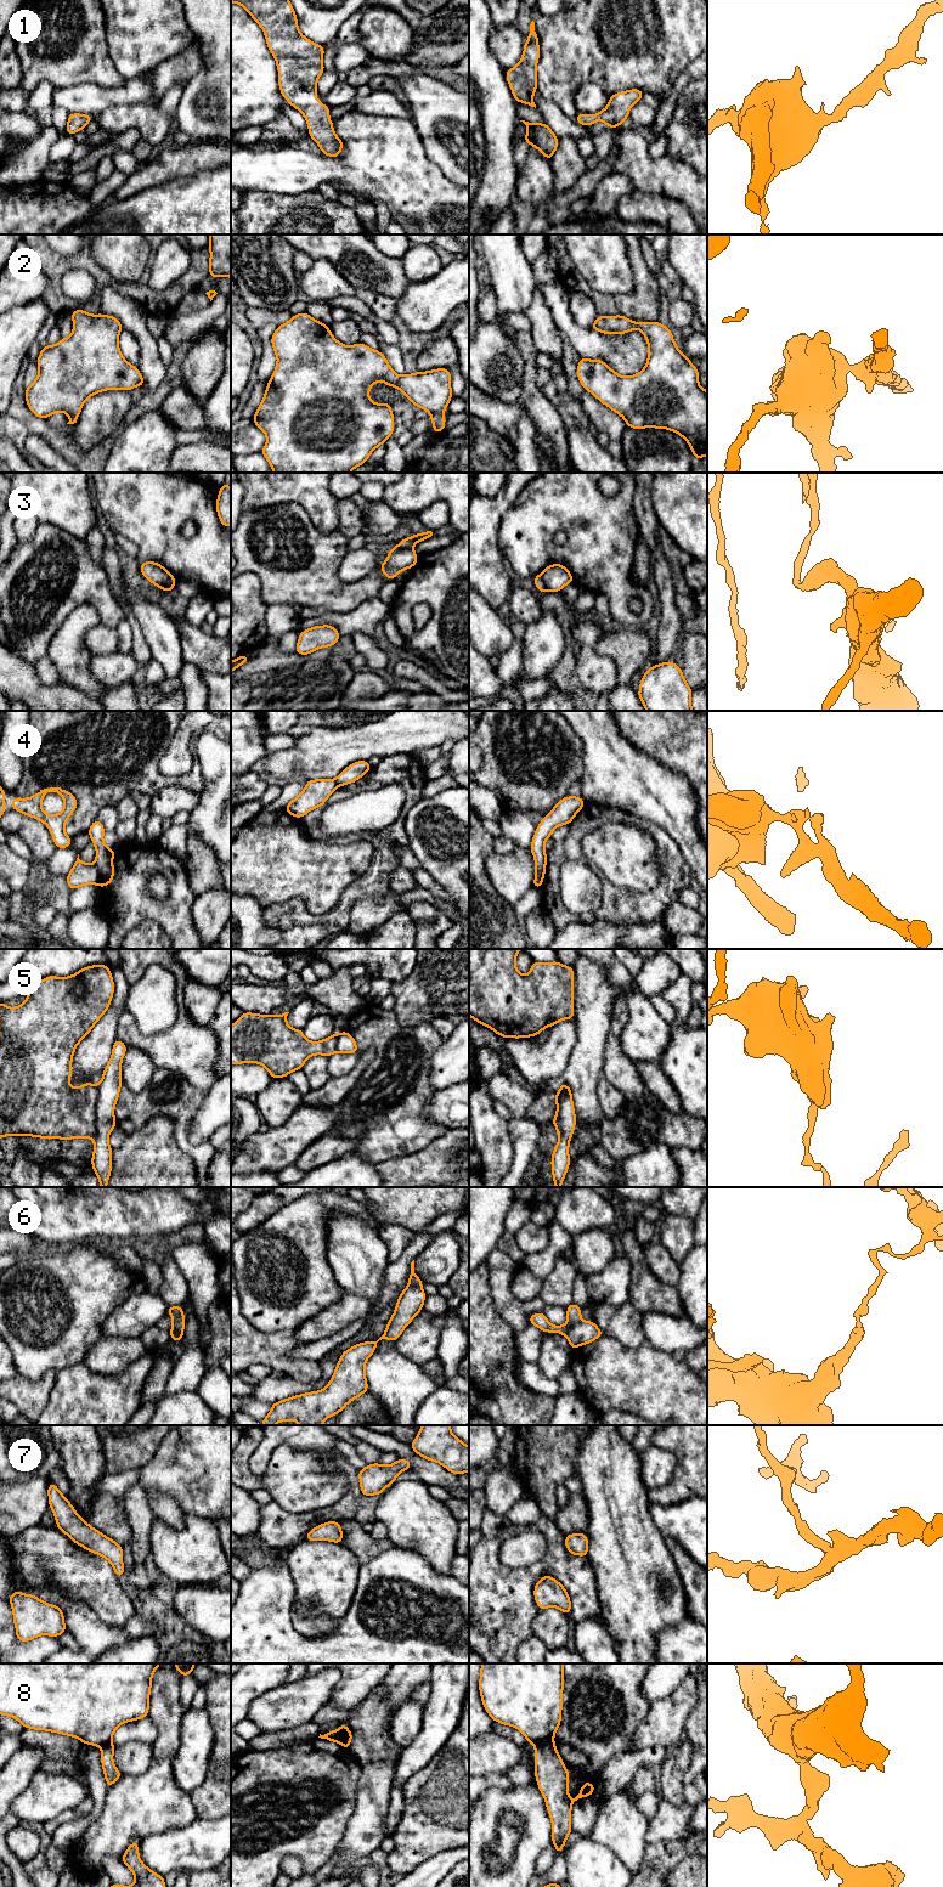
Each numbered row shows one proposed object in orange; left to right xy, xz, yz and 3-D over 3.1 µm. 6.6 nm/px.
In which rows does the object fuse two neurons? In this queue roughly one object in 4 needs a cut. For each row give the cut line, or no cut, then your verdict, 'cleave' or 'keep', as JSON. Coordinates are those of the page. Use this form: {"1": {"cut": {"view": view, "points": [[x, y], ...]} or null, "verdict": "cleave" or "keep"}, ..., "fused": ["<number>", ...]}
{"1": {"cut": null, "verdict": "keep"}, "2": {"cut": null, "verdict": "keep"}, "3": {"cut": {"view": "yz", "points": [[540, 575], [546, 591]]}, "verdict": "cleave"}, "4": {"cut": {"view": "xy", "points": [[94, 863], [97, 870], [97, 883]]}, "verdict": "cleave"}, "5": {"cut": {"view": "xy", "points": [[97, 1085], [95, 1135], [92, 1137]]}, "verdict": "cleave"}, "6": {"cut": {"view": "yz", "points": [[580, 1320], [565, 1334]]}, "verdict": "cleave"}, "7": {"cut": null, "verdict": "keep"}, "8": {"cut": {"view": "yz", "points": [[552, 1739], [535, 1745]]}, "verdict": "cleave"}, "fused": ["3", "4", "5", "6", "8"]}

